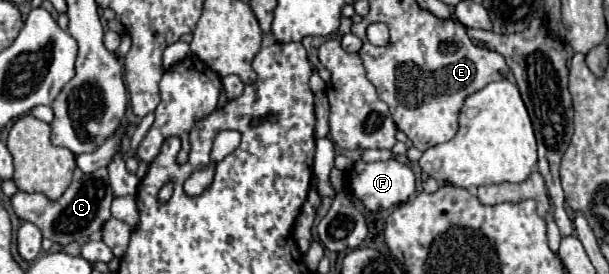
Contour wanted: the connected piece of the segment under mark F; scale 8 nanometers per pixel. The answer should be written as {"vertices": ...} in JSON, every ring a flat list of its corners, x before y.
{"vertices":[[388,159,388,161,376,161,376,163,366,163,366,161,358,161,354,163,352,171,350,171,350,193,356,195,366,209,370,211,382,211,382,209,390,209,394,205,400,205,404,201,408,201,408,197,416,191,416,175,412,173,412,169,396,159]]}

